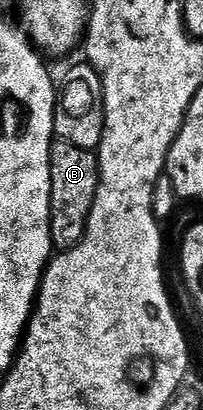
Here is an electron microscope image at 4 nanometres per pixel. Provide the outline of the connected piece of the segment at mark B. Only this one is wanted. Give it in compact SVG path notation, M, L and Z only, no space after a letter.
M63 140L51 150L51 236L57 251L75 250L88 229L88 217L100 187L100 160L93 151L83 150Z

